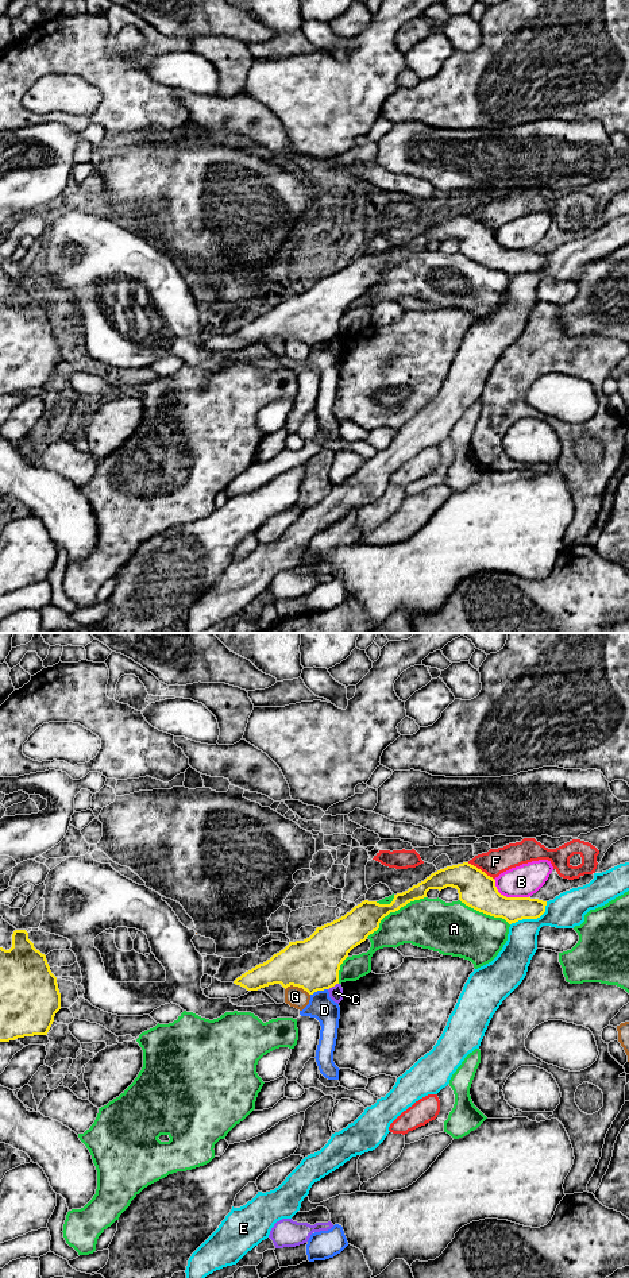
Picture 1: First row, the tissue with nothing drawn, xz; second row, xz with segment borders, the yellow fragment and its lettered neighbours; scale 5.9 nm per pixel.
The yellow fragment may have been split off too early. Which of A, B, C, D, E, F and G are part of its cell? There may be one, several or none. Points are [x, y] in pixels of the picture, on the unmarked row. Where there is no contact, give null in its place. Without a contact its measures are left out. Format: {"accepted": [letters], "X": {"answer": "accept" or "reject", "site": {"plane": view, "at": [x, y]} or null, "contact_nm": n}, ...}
{"accepted": [], "A": {"answer": "reject", "site": {"plane": "xz", "at": [393, 263]}, "contact_nm": 440}, "B": {"answer": "reject", "site": {"plane": "xz", "at": [508, 250]}, "contact_nm": 240}, "C": {"answer": "reject", "site": {"plane": "xz", "at": [332, 338]}, "contact_nm": 80}, "D": {"answer": "reject", "site": {"plane": "xz", "at": [319, 342]}, "contact_nm": 110}, "E": {"answer": "reject", "site": {"plane": "xz", "at": [532, 270]}, "contact_nm": 260}, "F": {"answer": "reject", "site": {"plane": "xz", "at": [479, 221]}, "contact_nm": 190}, "G": {"answer": "reject", "site": {"plane": "xz", "at": [297, 338]}, "contact_nm": 160}}

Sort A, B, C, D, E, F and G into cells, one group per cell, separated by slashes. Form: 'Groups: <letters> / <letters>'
Groups: A / B / C / D / E / F / G

